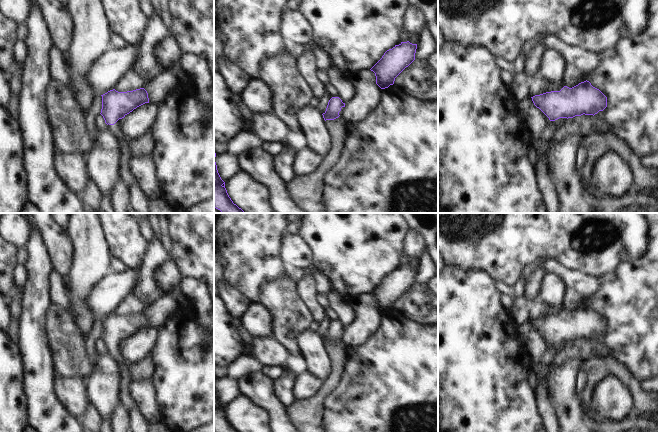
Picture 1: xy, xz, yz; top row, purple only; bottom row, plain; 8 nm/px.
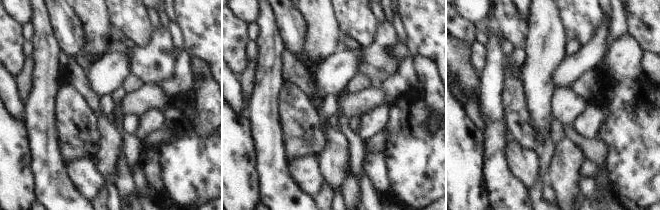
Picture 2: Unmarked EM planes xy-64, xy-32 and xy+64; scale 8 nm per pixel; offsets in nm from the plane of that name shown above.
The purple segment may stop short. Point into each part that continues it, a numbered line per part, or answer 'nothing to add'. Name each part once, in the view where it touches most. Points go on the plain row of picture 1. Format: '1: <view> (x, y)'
1: yz (543, 369)

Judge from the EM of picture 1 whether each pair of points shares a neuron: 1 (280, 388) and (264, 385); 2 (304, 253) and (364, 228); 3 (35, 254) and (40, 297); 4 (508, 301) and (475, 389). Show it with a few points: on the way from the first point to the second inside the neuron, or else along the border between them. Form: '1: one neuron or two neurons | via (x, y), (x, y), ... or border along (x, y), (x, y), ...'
1: two neurons | border along (272, 381), (275, 396), (285, 405)
2: two neurons | border along (297, 234), (308, 246), (312, 255), (312, 263)
3: one neuron | via (37, 265), (37, 286)
4: two neurons | border along (501, 295), (501, 301), (510, 312)

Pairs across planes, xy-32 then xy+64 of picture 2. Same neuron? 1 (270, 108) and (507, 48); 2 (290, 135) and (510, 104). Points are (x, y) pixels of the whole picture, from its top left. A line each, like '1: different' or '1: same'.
1: different
2: same

